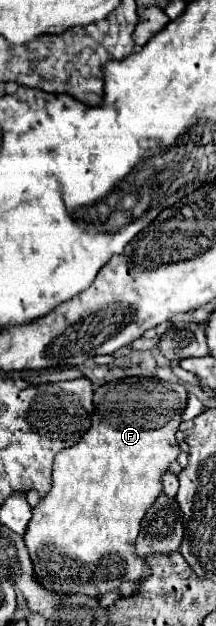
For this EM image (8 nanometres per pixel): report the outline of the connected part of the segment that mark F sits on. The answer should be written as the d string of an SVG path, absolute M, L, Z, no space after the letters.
M127 377L97 387L93 405L95 413L89 431L77 445L55 455L53 487L33 509L25 545L31 553L35 575L47 589L99 597L119 589L123 581L137 581L143 575L143 561L135 553L135 541L143 515L161 495L161 475L179 455L175 433L181 423L181 413L187 407L187 389L181 383L175 387L171 381Z

